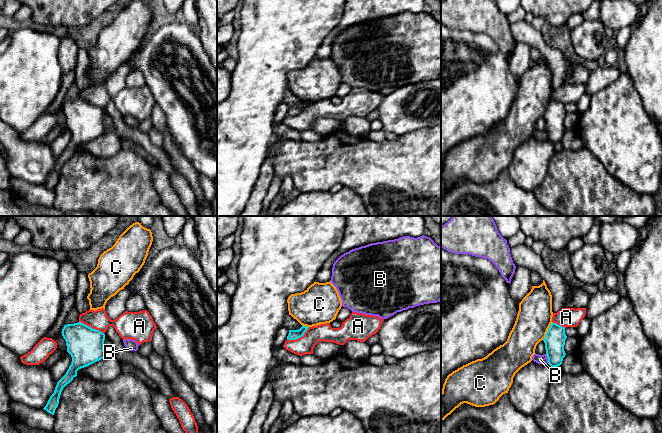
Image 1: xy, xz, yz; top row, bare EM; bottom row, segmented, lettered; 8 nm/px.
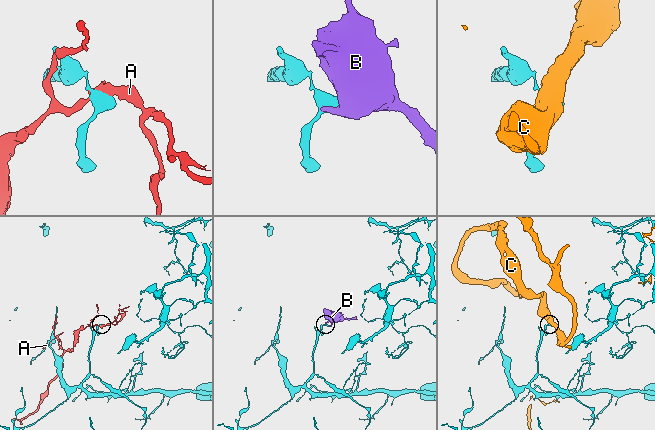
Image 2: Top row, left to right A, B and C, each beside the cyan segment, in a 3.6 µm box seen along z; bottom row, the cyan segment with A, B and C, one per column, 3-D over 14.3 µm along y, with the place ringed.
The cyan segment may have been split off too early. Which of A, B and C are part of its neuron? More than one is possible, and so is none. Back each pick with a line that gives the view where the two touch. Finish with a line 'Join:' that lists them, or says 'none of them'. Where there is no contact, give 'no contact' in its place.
Join: none of them

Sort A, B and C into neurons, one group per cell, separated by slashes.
A / B / C

